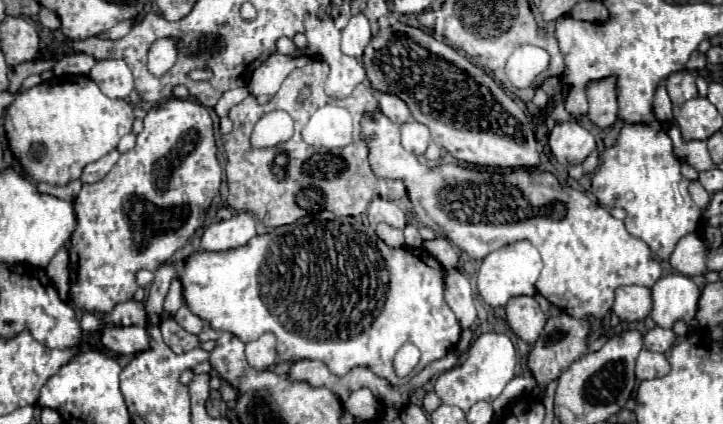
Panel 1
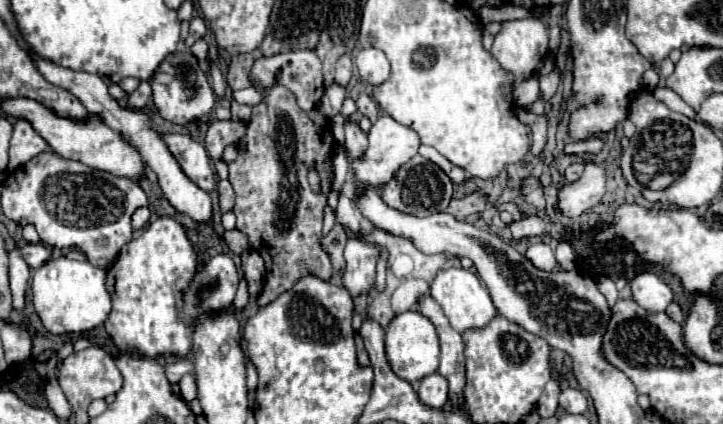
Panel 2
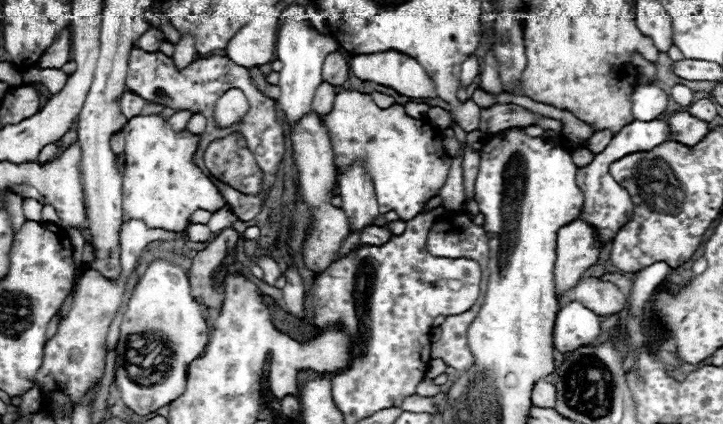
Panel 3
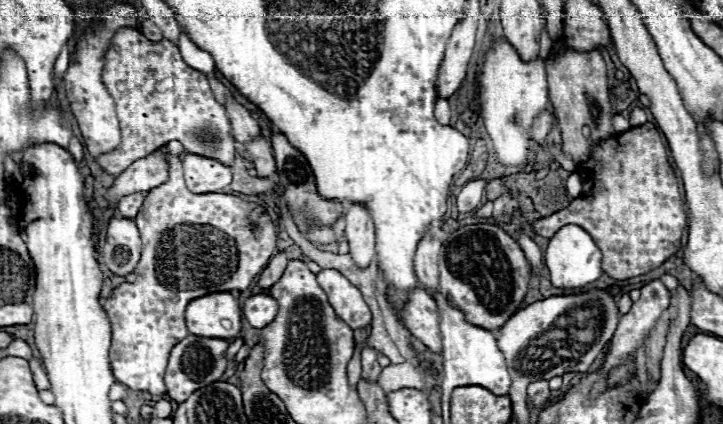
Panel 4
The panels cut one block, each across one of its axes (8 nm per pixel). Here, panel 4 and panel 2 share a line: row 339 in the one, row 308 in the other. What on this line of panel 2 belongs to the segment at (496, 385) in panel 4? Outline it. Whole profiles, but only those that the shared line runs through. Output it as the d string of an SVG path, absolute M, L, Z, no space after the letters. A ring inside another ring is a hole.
M464 268L440 270L430 284L430 296L440 304L452 328L458 332L464 332L466 328L472 328L472 326L486 326L496 316L496 308L490 300L488 288L478 280L476 274Z

